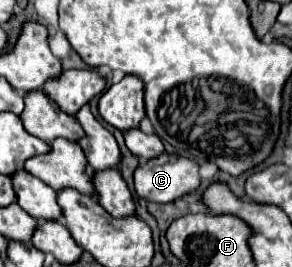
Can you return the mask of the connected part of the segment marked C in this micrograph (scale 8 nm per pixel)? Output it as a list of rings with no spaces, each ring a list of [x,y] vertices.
[[[162,153],[134,171],[138,197],[154,203],[172,203],[200,187],[198,165],[186,157]]]

